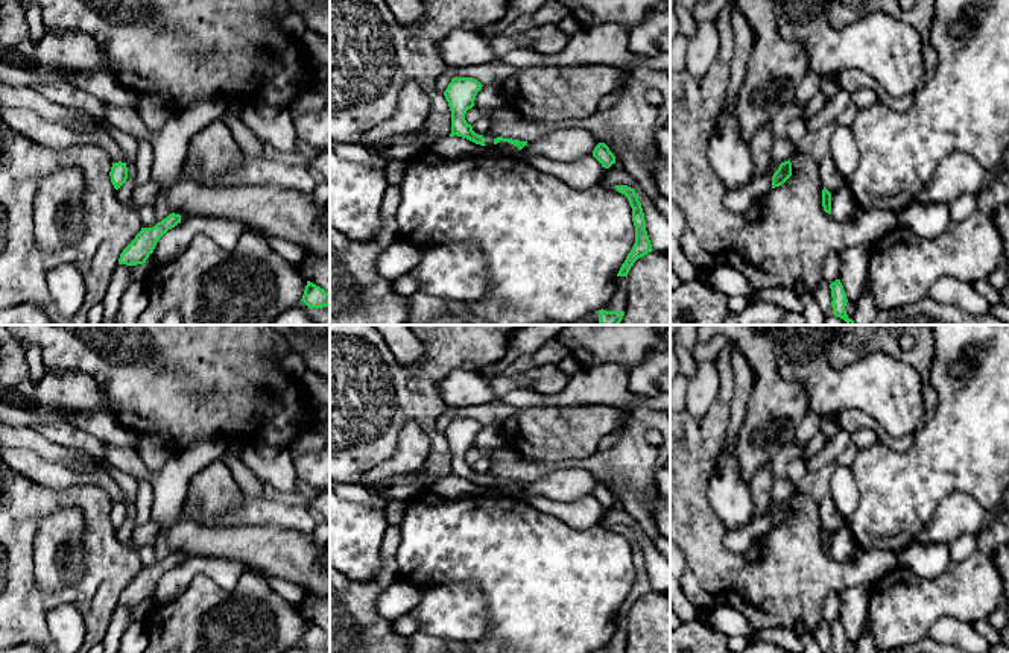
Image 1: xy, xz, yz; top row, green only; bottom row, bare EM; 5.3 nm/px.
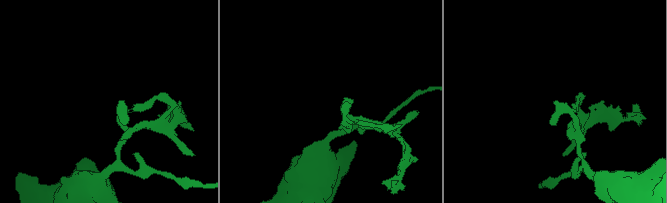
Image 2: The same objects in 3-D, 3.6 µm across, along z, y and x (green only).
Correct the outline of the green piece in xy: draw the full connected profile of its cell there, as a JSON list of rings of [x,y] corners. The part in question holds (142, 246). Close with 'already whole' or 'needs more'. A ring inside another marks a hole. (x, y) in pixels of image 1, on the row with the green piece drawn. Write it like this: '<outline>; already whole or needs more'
[[[172,213],[153,228],[141,228],[135,238],[120,254],[119,264],[144,264],[149,255],[153,252],[158,240],[178,223],[181,223],[181,216]]]; already whole

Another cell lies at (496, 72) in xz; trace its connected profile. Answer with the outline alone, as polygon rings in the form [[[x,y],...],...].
[[[494,59],[488,64],[474,67],[456,67],[454,77],[473,77],[482,85],[501,84],[504,79],[517,73],[520,68],[504,64],[501,59]]]

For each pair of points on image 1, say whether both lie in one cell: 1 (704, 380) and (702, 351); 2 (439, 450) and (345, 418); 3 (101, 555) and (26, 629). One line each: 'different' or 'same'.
1: different
2: same
3: same

